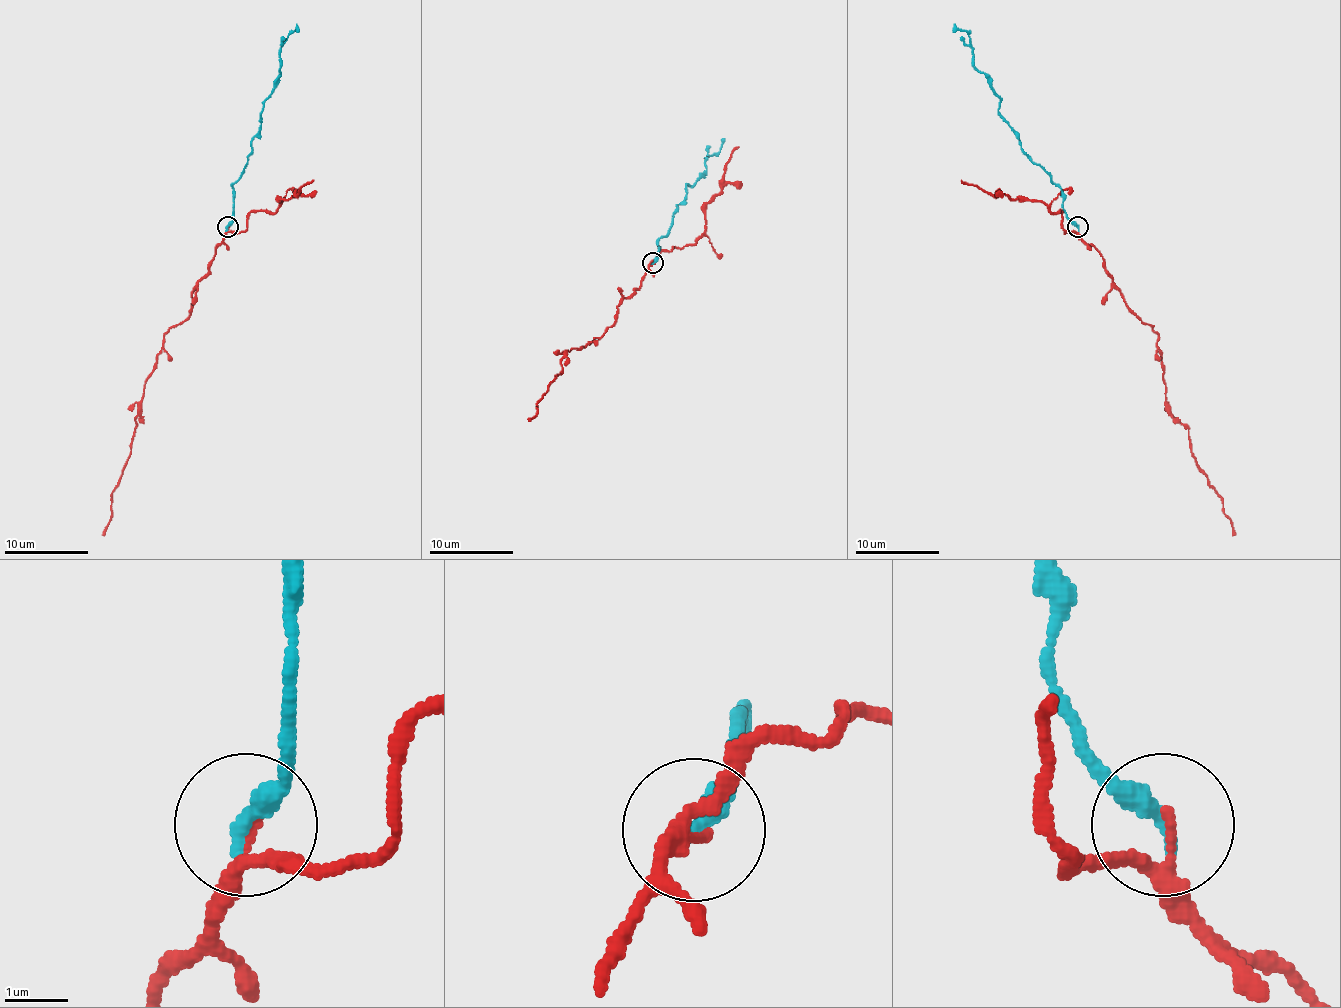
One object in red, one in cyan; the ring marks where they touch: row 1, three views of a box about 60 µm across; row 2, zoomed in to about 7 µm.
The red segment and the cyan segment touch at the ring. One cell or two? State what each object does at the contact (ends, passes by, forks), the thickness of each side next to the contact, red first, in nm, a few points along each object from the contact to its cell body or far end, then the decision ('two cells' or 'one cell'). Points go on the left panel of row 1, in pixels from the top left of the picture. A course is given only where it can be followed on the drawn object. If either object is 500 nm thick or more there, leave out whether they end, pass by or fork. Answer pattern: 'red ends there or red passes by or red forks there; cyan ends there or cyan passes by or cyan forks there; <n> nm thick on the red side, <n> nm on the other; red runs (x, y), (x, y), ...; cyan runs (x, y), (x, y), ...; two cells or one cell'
red passes by; cyan ends there; 150 nm thick on the red side, 360 nm on the other; red runs (227, 227), (210, 271), (191, 294), (191, 313), (164, 336), (145, 382), (130, 455), (101, 535); cyan runs (227, 227), (233, 217), (233, 183), (258, 131), (264, 99), (281, 72), (279, 47), (298, 28); one cell

